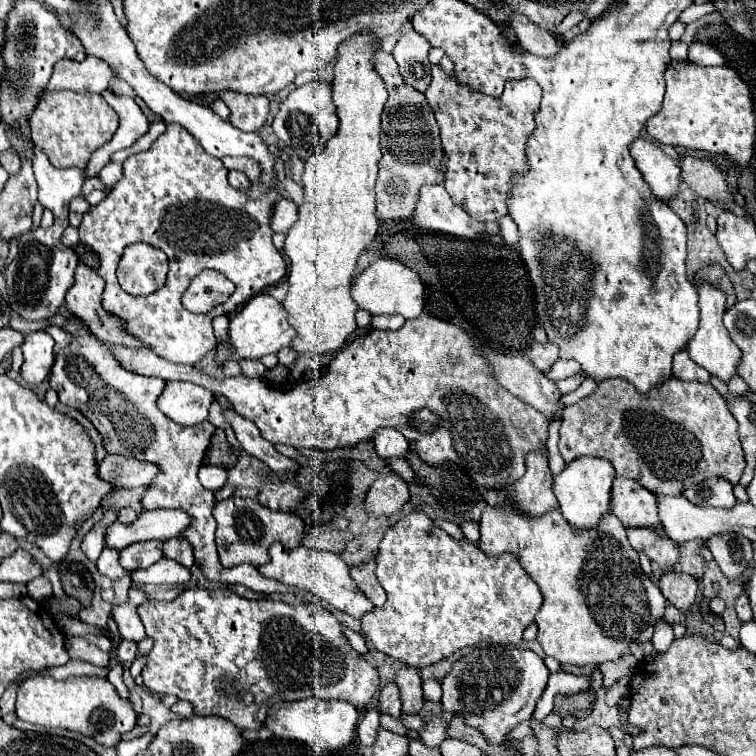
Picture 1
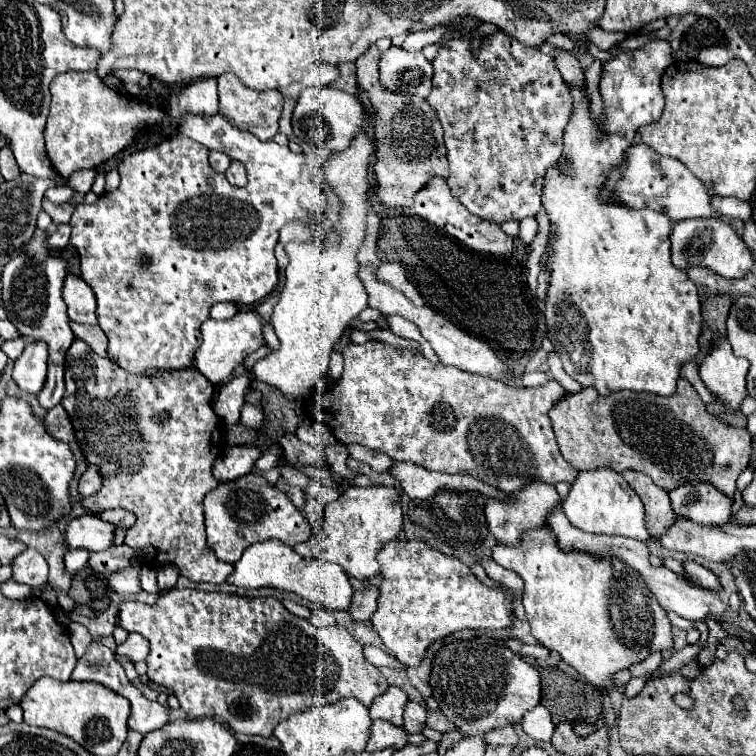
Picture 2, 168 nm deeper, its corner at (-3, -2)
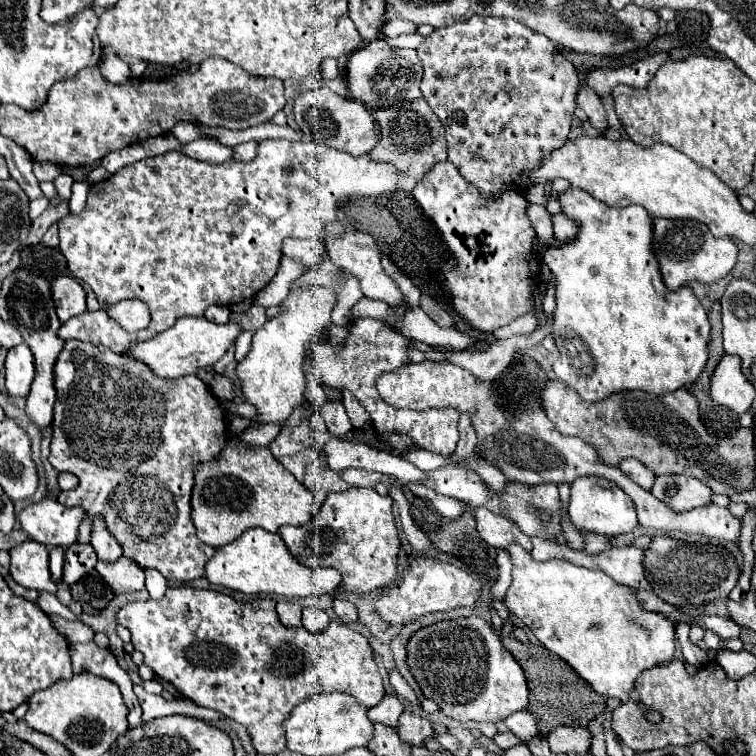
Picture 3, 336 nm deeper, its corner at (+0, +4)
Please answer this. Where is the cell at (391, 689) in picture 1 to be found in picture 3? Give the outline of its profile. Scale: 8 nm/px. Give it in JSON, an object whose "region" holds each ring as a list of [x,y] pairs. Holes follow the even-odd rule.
{"region":[[[384,695],[384,699],[376,707],[368,709],[368,717],[374,723],[384,723],[384,725],[396,727],[402,711],[404,711],[404,707],[396,695]]]}

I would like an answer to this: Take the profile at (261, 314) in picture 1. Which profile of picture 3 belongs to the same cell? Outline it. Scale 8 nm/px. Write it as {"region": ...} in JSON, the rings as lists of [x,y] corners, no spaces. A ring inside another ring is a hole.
{"region":[[[182,317],[174,323],[174,327],[170,327],[170,331],[164,331],[150,341],[134,343],[128,355],[132,359],[146,363],[154,373],[166,379],[196,375],[198,371],[202,371],[202,367],[210,367],[216,361],[220,361],[240,333],[242,333],[242,327],[240,323],[234,323],[234,321],[218,325],[214,321],[208,321],[206,317]]]}

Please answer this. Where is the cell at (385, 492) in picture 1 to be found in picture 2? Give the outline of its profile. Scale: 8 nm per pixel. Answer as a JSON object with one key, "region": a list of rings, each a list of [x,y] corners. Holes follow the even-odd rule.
{"region":[[[373,485],[373,487],[349,487],[339,499],[331,501],[325,509],[325,523],[317,535],[309,541],[295,545],[293,549],[305,559],[331,561],[343,567],[349,577],[359,581],[369,581],[381,573],[377,563],[377,553],[383,545],[397,539],[403,527],[401,499],[395,487]]]}

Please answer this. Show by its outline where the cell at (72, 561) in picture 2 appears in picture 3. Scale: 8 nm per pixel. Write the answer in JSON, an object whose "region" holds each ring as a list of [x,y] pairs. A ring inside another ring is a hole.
{"region":[[[54,547],[50,553],[50,573],[52,573],[54,581],[58,581],[62,577],[62,563],[64,563],[64,549]]]}

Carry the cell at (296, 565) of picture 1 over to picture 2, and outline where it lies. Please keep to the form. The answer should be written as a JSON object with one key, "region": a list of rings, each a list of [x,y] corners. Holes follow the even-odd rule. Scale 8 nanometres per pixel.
{"region":[[[277,539],[253,543],[249,549],[245,549],[241,559],[235,563],[233,573],[227,577],[227,583],[237,585],[237,587],[245,587],[245,589],[261,589],[261,587],[283,589],[283,591],[295,593],[297,597],[307,599],[315,605],[321,605],[329,611],[349,609],[349,601],[353,595],[353,587],[349,583],[349,577],[337,563],[303,559],[289,545],[285,545]]]}

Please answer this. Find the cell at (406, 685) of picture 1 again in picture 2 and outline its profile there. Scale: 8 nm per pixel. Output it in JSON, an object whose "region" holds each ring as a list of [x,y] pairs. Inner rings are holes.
{"region":[[[409,701],[403,713],[403,729],[407,733],[421,733],[425,727],[425,719],[427,719],[427,709],[421,707],[419,703]]]}

